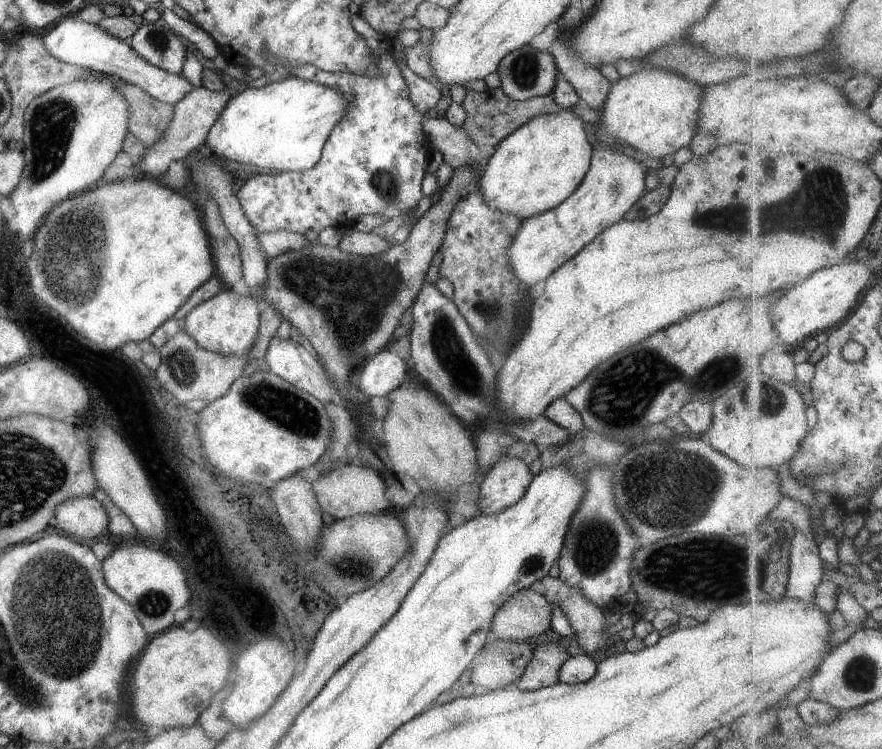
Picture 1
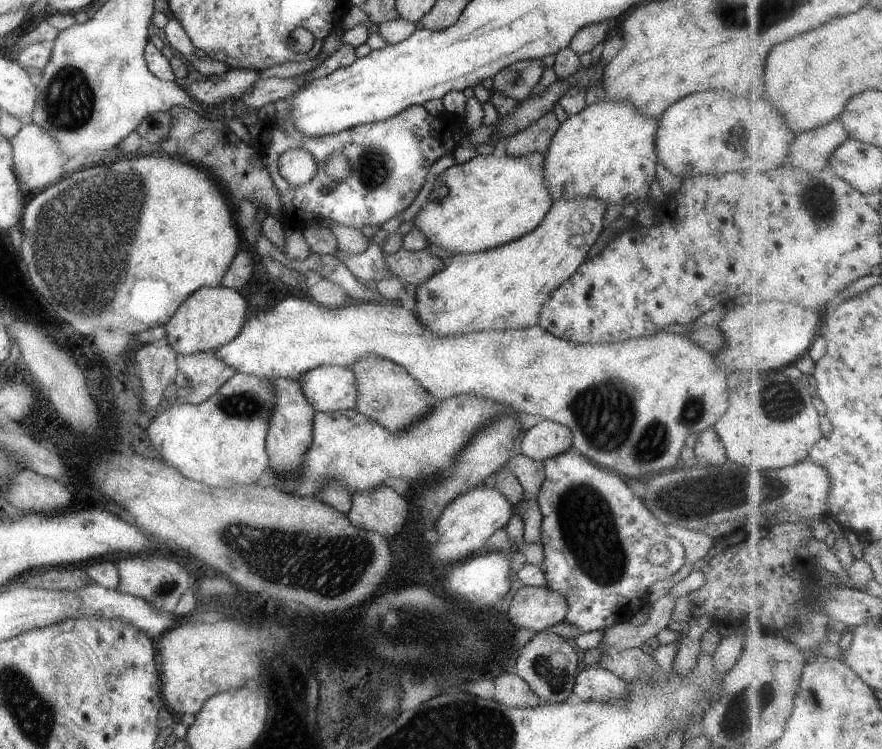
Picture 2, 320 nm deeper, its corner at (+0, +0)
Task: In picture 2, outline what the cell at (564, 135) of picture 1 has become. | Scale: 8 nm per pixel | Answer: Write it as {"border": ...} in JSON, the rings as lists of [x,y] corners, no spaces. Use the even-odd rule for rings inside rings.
{"border":[[[539,153],[517,158],[511,158],[508,154],[498,158],[491,154],[477,155],[464,163],[455,163],[435,177],[433,187],[441,187],[442,194],[436,200],[425,199],[414,216],[412,226],[421,231],[428,246],[450,253],[446,258],[447,264],[455,255],[475,254],[519,238],[539,224],[553,202],[543,184],[543,157]]]}

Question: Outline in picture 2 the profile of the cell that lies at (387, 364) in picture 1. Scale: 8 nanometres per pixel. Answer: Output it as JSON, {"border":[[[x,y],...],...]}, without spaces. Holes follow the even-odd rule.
{"border":[[[317,365],[302,372],[297,379],[304,399],[315,413],[354,408],[356,384],[349,367]]]}

